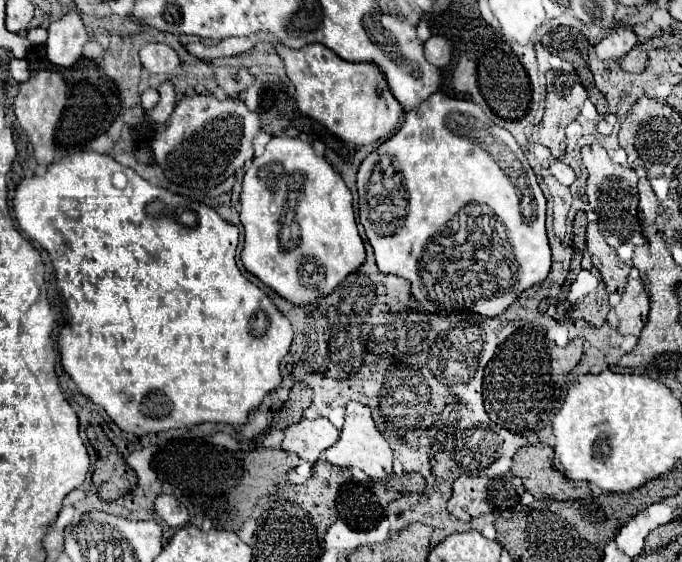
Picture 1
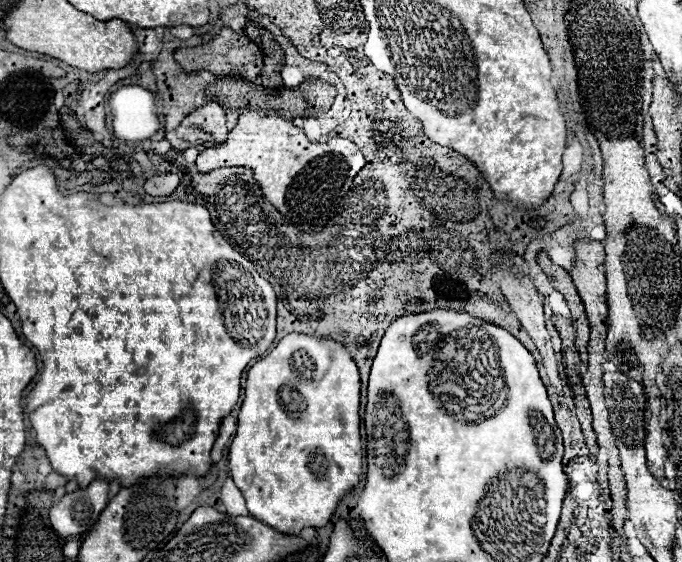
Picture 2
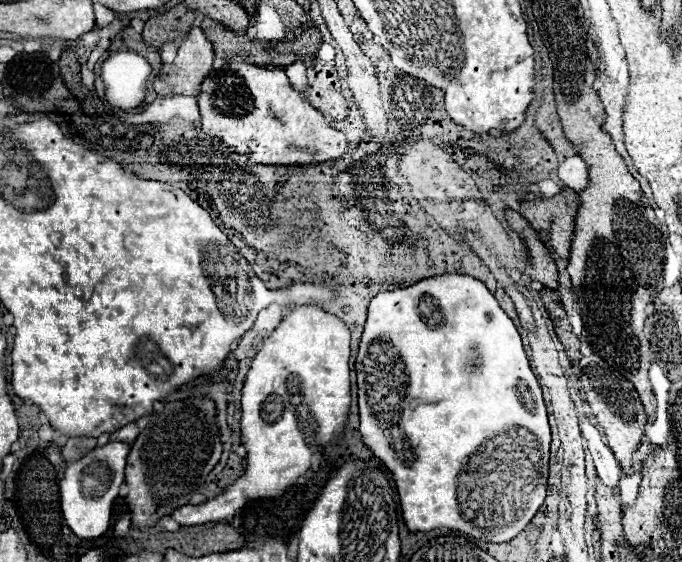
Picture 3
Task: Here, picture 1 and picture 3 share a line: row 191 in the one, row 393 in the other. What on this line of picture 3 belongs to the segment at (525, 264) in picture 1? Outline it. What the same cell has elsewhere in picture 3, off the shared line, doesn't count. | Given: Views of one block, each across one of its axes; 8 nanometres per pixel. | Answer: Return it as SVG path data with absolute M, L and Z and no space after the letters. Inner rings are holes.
M452 272L452 274L422 278L410 284L408 288L378 292L368 304L368 318L364 324L364 332L356 356L356 372L358 372L360 434L364 438L364 444L372 450L372 454L392 472L400 496L404 522L410 532L430 532L436 528L450 528L450 530L458 530L460 534L468 534L476 540L498 544L516 538L524 530L524 526L538 512L546 496L550 426L548 426L548 414L546 414L542 390L538 386L534 372L530 370L530 362L524 352L520 334L512 318L500 308L500 304L496 302L492 292L484 286L484 282L468 274Z

